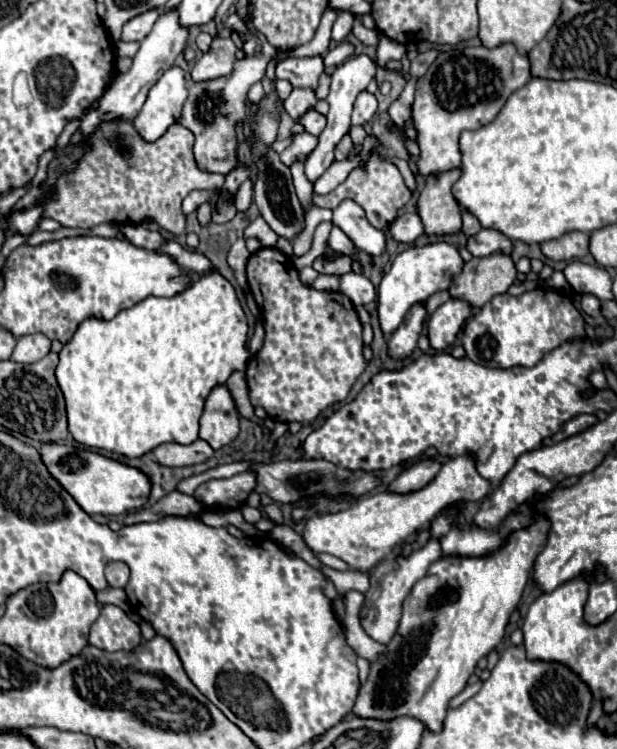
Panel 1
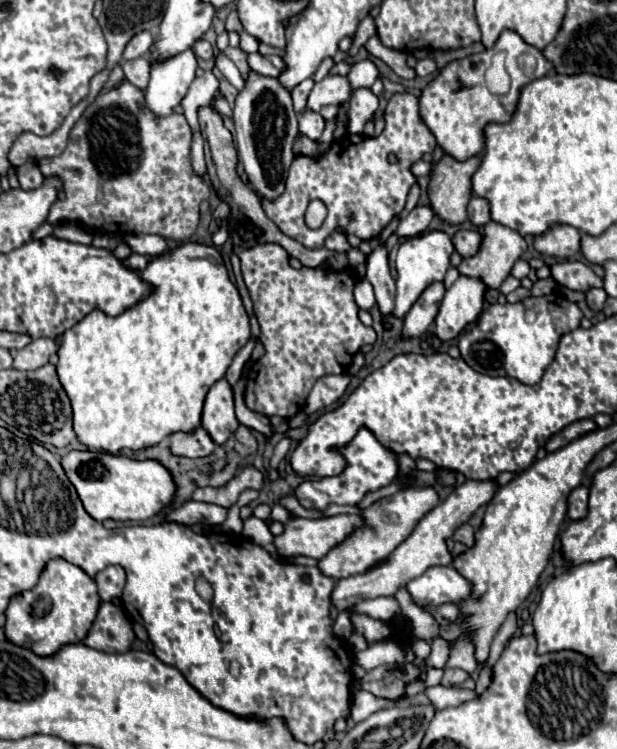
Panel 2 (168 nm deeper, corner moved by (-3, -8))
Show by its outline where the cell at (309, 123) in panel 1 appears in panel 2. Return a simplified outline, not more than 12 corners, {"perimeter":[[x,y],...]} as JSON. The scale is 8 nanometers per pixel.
{"perimeter":[[308,108],[298,112],[300,134],[318,140],[324,118]]}

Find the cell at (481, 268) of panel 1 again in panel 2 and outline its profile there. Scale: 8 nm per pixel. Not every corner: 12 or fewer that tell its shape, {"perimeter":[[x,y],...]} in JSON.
{"perimeter":[[488,222],[474,256],[458,266],[488,288],[500,288],[526,240]]}

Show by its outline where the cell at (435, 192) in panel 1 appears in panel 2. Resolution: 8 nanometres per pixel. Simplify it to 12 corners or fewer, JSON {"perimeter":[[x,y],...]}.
{"perimeter":[[482,156],[440,158],[430,206],[448,224],[466,220]]}

